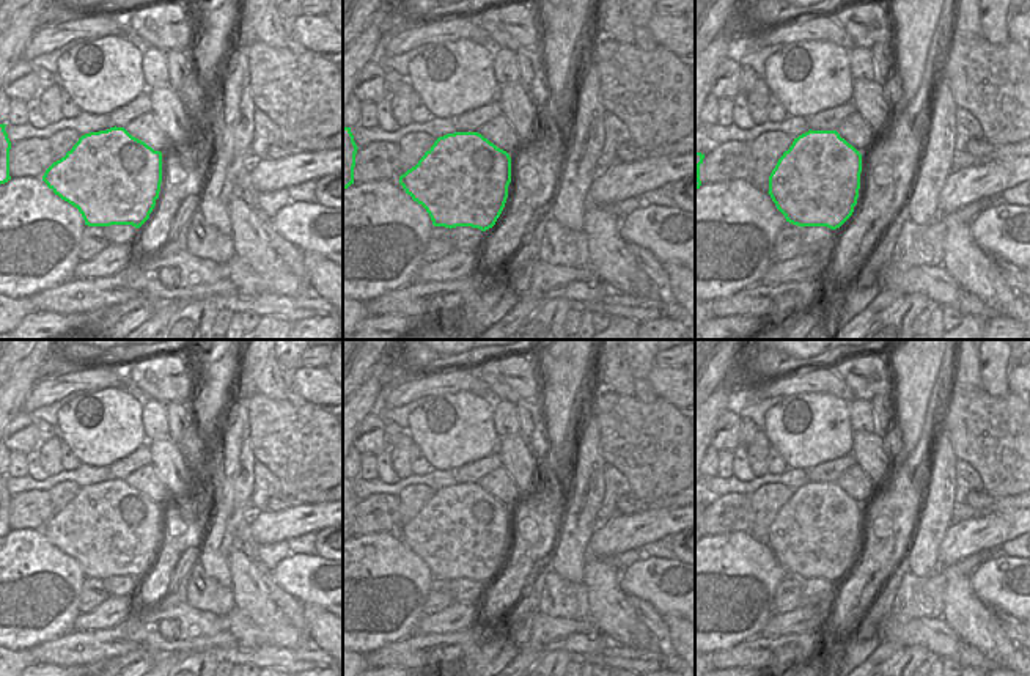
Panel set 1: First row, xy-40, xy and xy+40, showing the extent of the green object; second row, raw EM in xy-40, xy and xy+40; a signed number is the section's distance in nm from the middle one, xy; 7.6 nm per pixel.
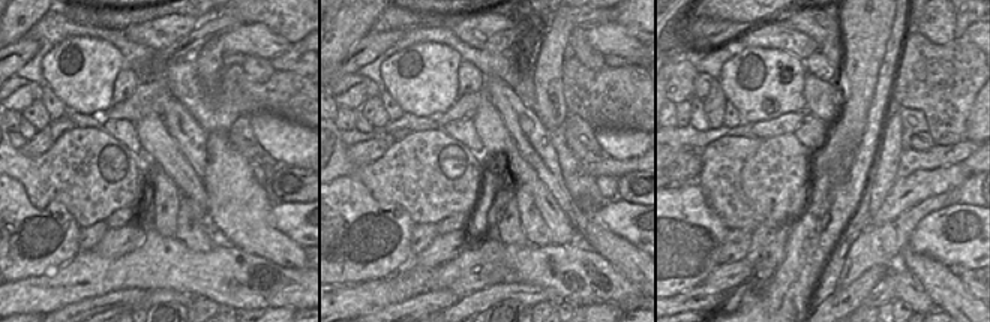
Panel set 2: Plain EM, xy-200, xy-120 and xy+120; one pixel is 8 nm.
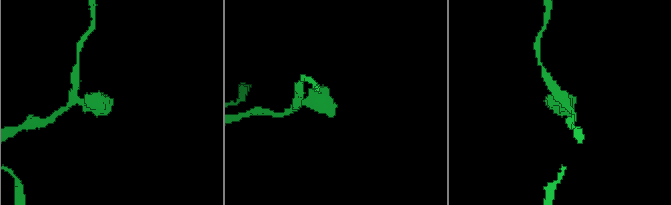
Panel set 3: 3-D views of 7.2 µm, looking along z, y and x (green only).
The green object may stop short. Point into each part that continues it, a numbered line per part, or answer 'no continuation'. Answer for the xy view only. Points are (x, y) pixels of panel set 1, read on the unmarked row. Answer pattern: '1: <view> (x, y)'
no continuation

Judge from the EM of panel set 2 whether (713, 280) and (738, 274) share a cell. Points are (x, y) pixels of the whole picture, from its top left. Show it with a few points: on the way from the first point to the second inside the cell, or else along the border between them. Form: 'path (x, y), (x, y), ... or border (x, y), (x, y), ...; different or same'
path (719, 279), (732, 274); same

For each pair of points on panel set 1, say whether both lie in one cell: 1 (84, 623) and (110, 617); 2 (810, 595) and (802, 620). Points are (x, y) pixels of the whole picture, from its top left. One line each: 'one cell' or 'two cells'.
1: one cell
2: two cells

